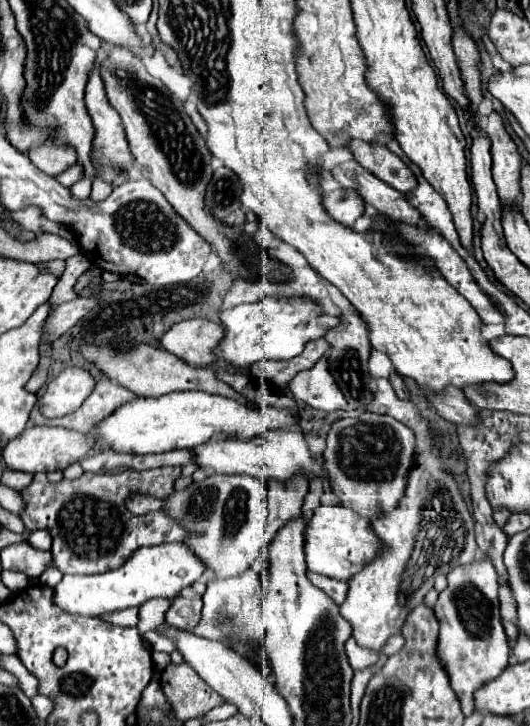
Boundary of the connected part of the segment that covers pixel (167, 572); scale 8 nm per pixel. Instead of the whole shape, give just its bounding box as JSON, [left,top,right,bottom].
[54,543,206,617]

